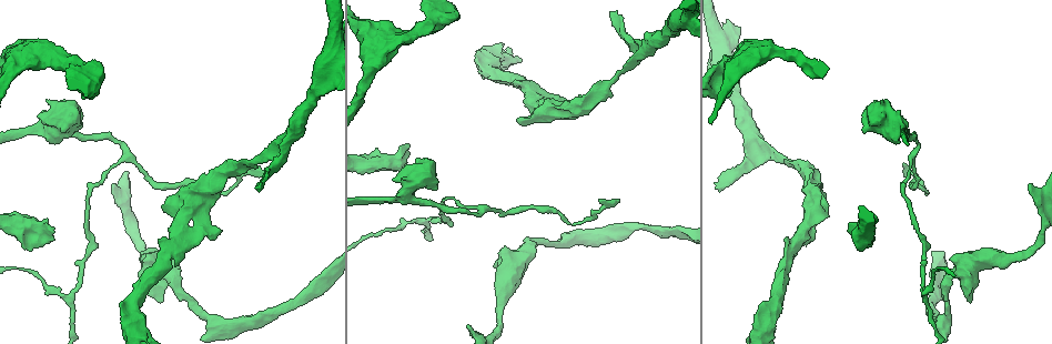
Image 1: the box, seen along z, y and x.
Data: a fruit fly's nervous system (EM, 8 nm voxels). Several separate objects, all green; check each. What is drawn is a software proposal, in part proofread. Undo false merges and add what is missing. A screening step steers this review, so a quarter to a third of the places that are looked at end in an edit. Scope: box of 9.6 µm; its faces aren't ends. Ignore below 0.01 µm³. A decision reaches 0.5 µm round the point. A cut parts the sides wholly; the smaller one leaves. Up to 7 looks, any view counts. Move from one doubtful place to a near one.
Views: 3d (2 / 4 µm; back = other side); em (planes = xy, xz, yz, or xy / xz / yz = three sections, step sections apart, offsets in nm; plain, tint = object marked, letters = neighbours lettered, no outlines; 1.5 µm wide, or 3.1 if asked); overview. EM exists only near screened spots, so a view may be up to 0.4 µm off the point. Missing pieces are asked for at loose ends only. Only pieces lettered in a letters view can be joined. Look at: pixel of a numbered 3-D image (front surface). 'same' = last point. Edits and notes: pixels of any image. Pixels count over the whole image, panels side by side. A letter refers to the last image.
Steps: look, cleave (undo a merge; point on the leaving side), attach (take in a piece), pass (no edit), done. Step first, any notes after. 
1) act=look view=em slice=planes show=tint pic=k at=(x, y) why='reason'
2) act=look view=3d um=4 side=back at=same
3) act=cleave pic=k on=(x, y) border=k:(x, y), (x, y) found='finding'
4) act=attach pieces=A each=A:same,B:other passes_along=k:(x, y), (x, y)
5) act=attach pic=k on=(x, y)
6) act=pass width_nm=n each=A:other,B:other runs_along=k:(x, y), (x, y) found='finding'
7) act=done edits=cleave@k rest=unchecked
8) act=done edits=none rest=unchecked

act=look view=em slice=planes show=letters pic=1 at=(275, 153) why='three arms meet'

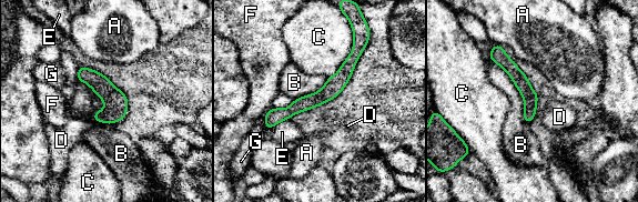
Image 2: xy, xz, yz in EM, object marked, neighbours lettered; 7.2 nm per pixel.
act=pass each=A:other,B:other,C:other,D:other,E:other,F:other,G:other runs_along=2:(357, 44), (323, 96), (267, 124) found='one neuron here'

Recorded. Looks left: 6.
act=look view=em slice=xz step=4 show=letters pic=1 at=(725, 47) why='sudden change in width'

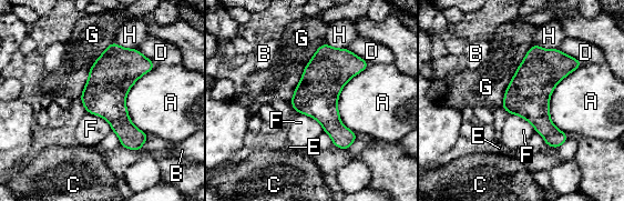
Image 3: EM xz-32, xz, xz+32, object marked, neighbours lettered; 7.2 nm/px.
act=pass width_nm=300 each=A:other,B:other,C:other,D:other,E:other,F:other,G:other,H:other border=3:(297, 112), (314, 118), (324, 131) found='one neuron here'

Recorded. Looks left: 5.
act=look view=em slice=planes show=letters pic=1 at=(871, 246) why='thick end'

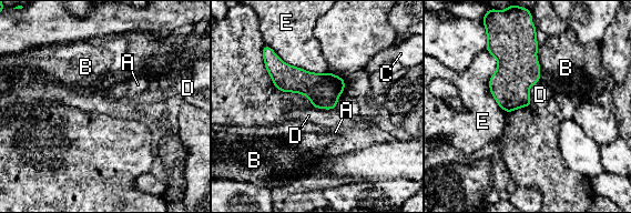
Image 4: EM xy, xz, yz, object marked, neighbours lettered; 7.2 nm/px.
act=pass each=A:other,B:other,C:other,D:other,E:other border=4:(539, 81), (529, 88), (530, 104) found='no lettered piece goes on from it'

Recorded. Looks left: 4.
act=done edits=none rest=unchecked

